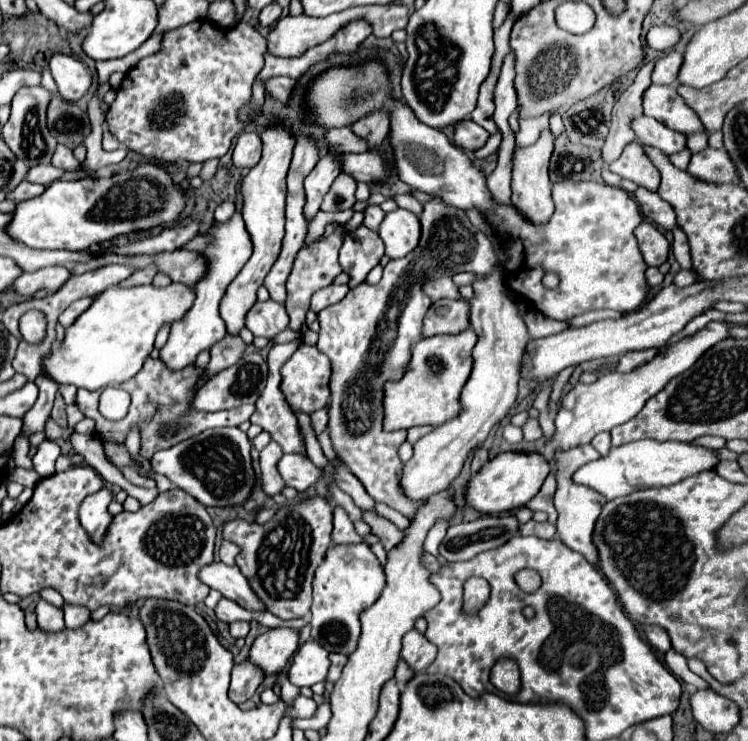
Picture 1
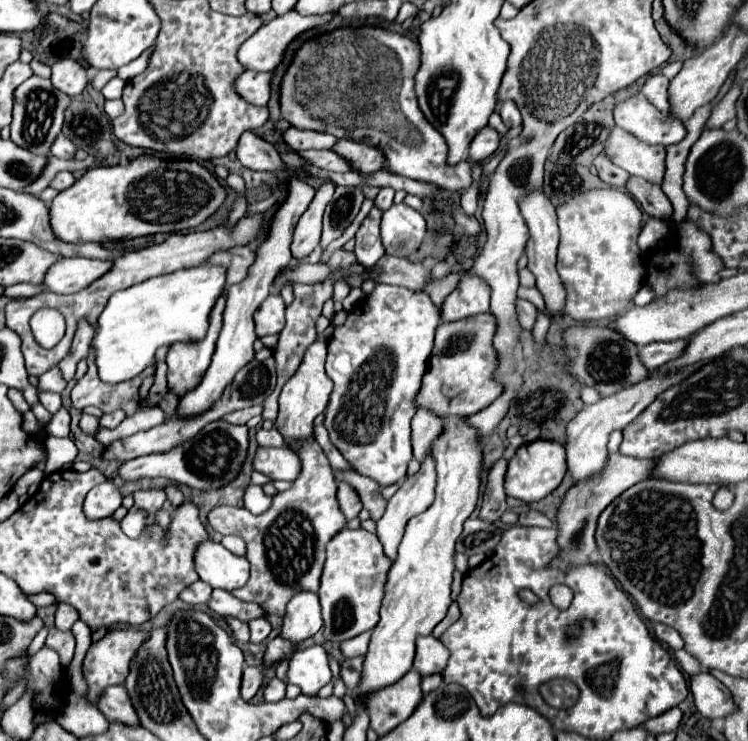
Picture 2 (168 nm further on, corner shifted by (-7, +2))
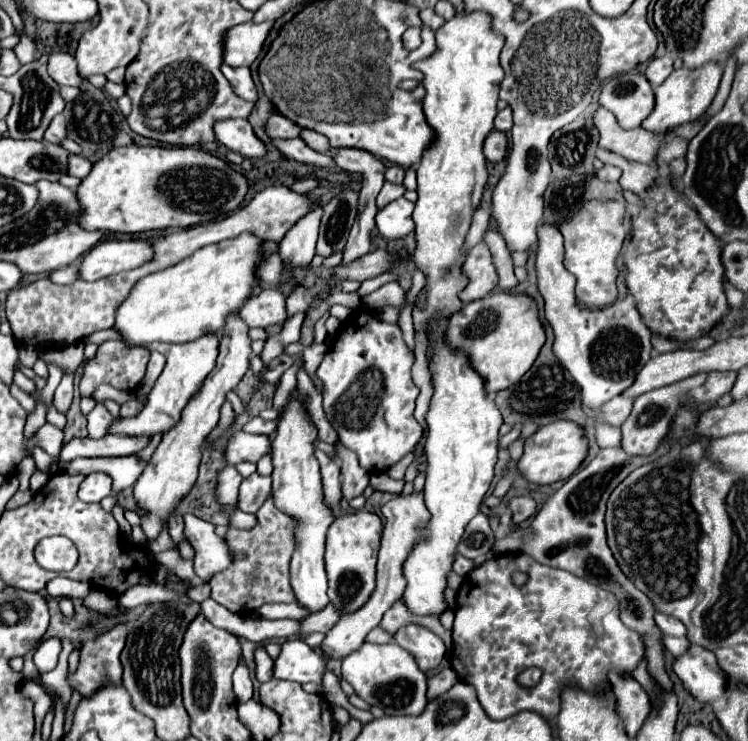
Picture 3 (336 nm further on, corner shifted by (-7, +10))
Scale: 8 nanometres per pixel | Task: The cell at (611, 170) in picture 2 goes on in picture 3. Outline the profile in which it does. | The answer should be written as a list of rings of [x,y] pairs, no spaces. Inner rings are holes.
[[[606,165],[600,171],[596,171],[596,177],[602,179],[602,181],[618,181],[620,179],[620,169],[612,167],[612,165]]]

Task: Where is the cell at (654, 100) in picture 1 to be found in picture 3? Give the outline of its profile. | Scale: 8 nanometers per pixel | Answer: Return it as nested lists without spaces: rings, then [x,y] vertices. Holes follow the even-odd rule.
[[[662,55],[662,57],[652,57],[646,67],[646,79],[652,83],[652,87],[658,87],[670,73],[672,73],[672,57]]]

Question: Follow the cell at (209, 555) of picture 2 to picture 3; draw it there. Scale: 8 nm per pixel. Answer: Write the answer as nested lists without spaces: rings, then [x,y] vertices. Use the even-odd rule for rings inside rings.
[[[192,513],[184,515],[184,535],[196,551],[194,557],[194,573],[210,581],[214,573],[220,573],[230,565],[230,551],[222,545],[222,539],[214,533],[214,525],[198,519]]]

